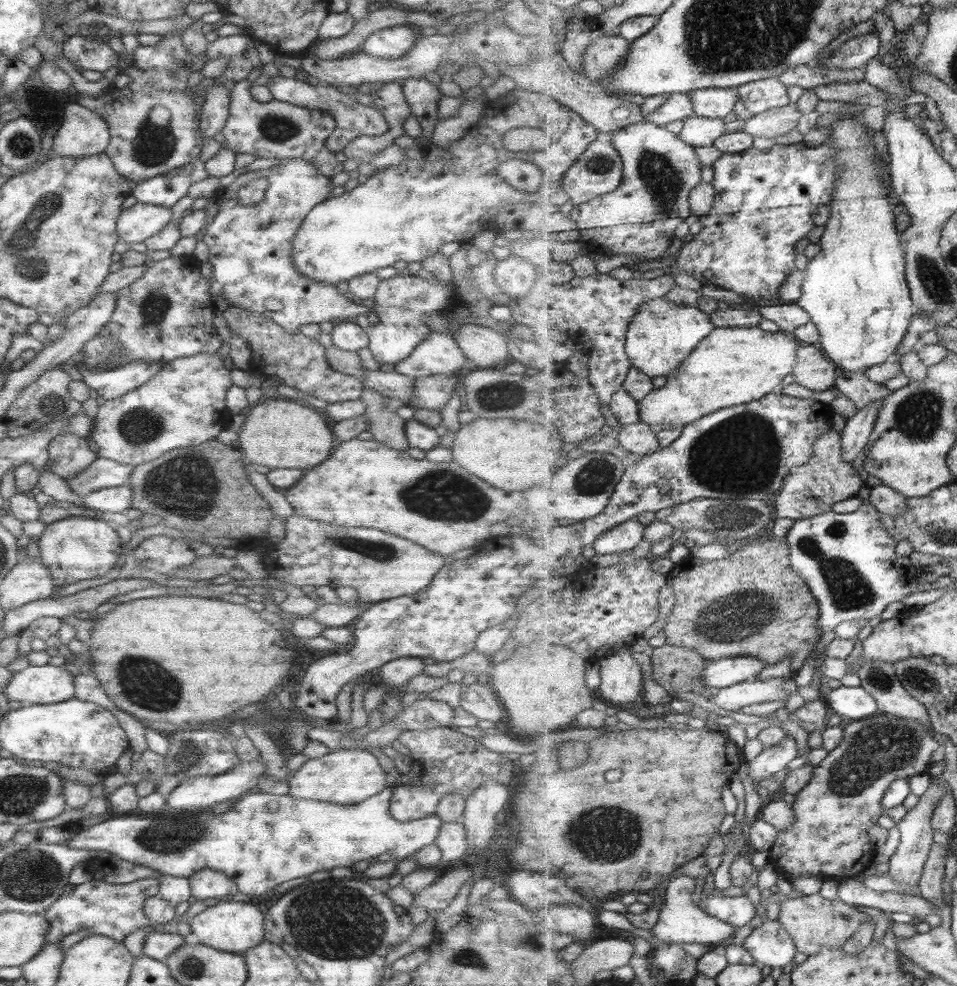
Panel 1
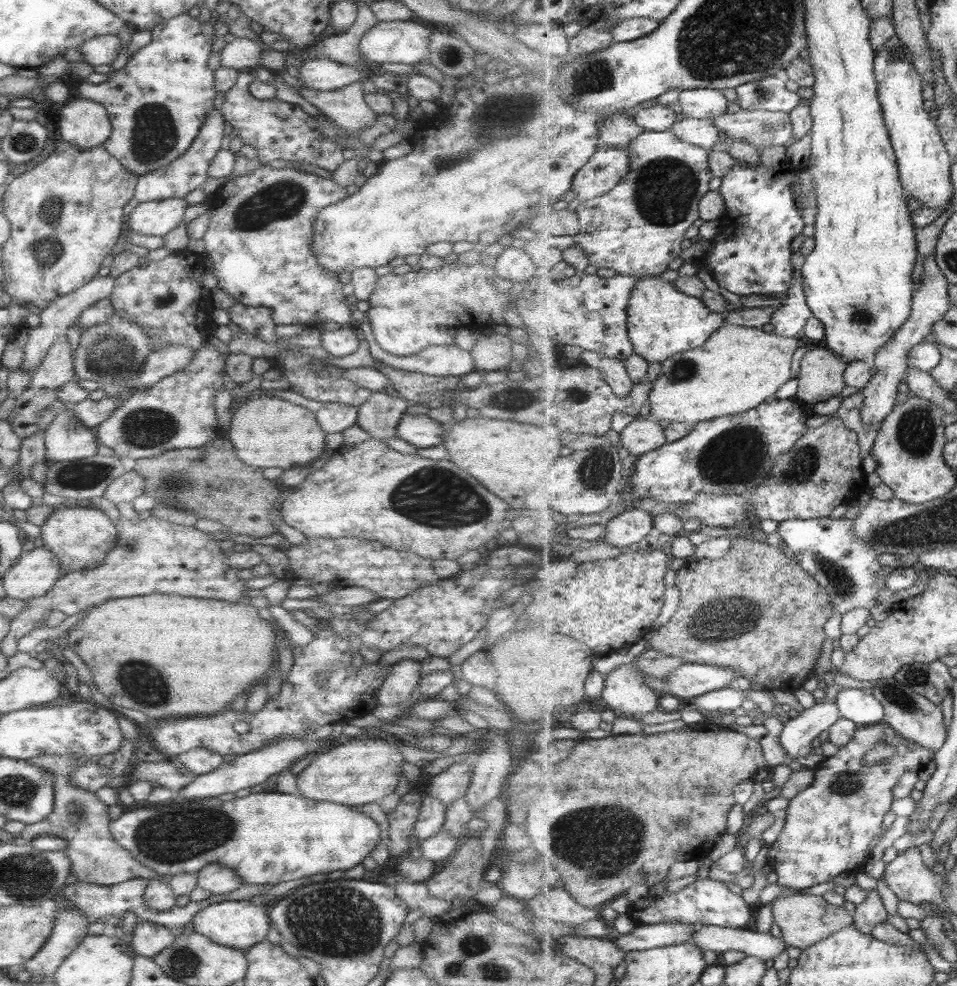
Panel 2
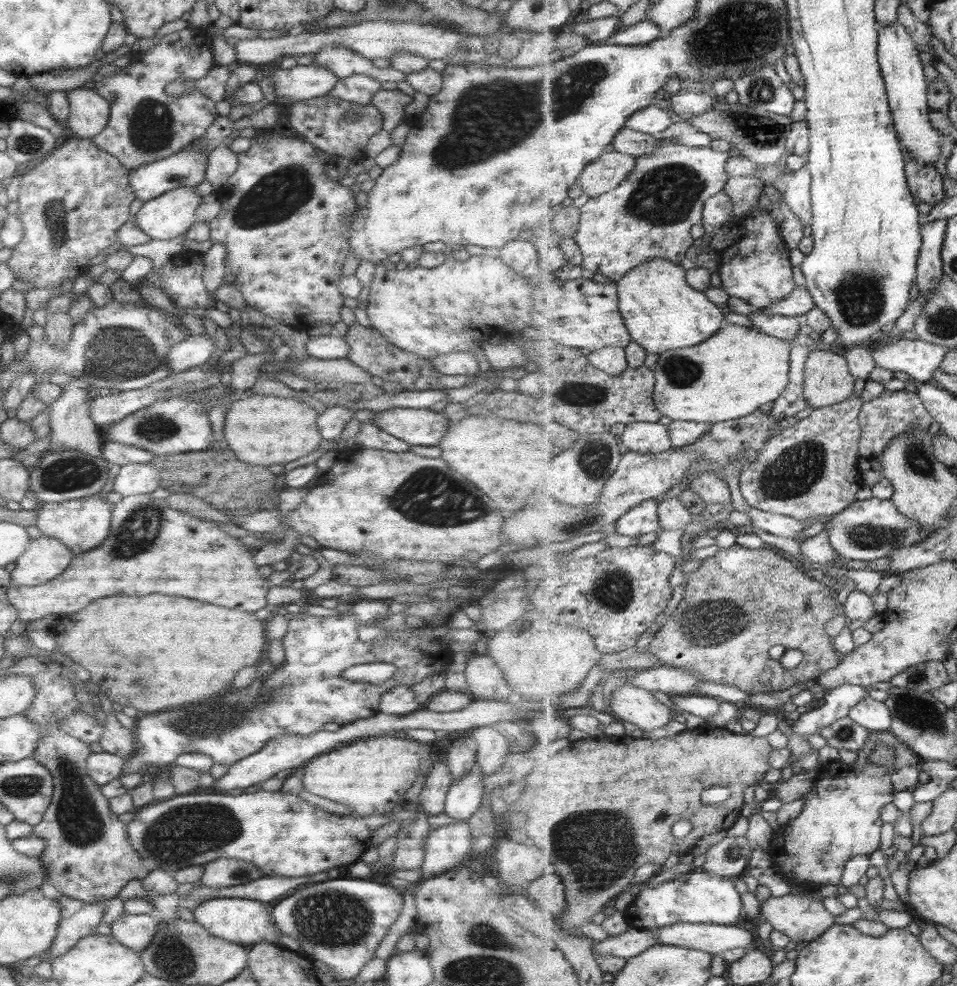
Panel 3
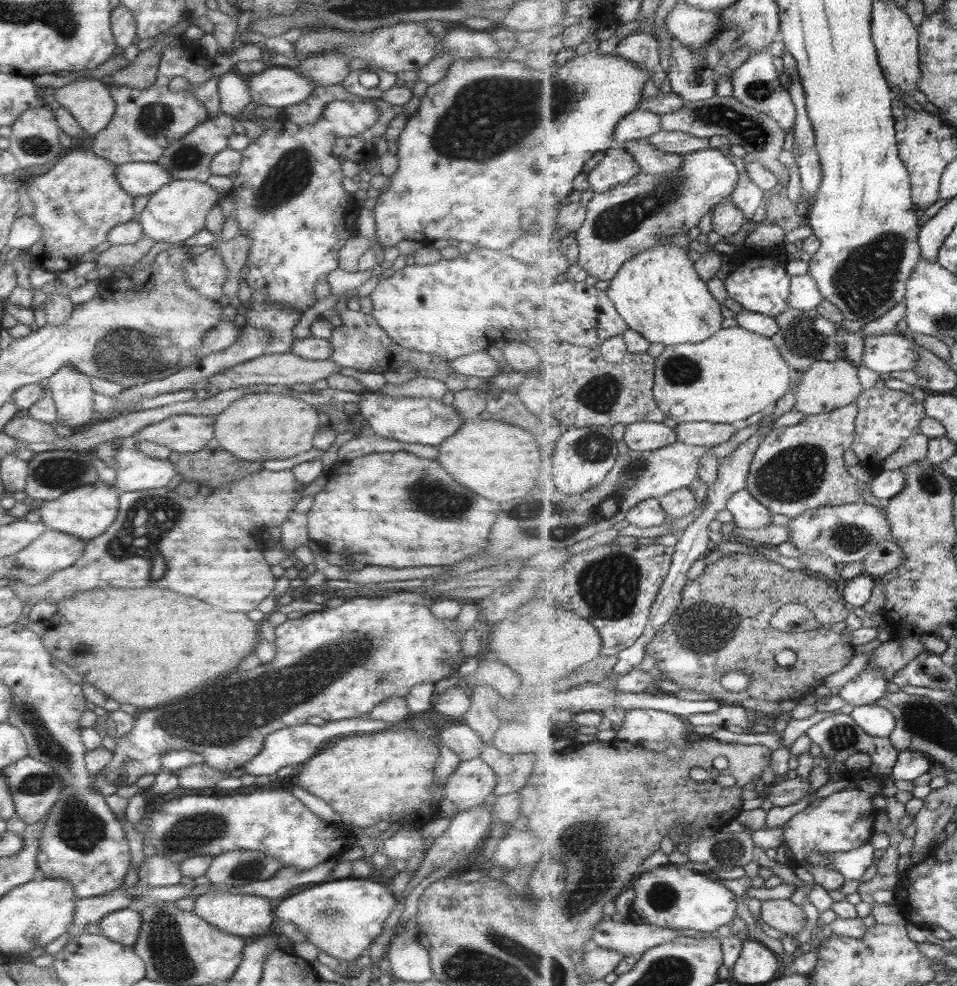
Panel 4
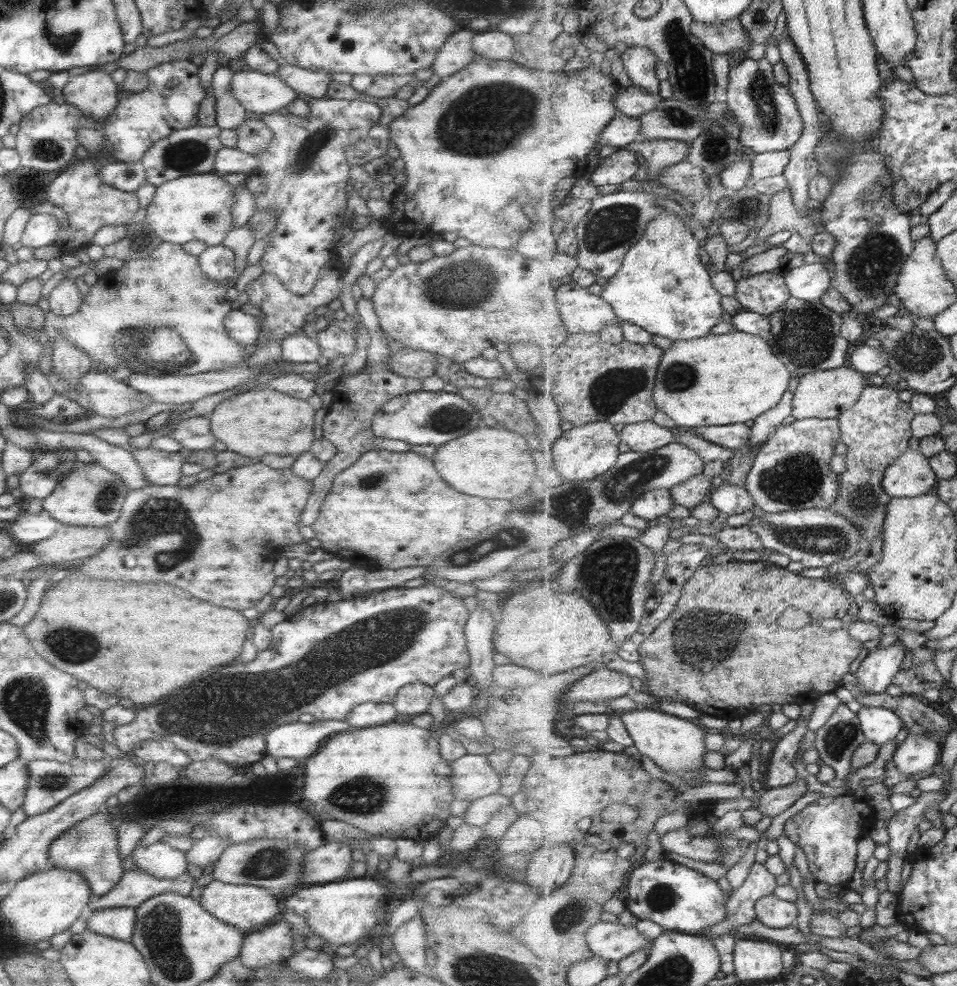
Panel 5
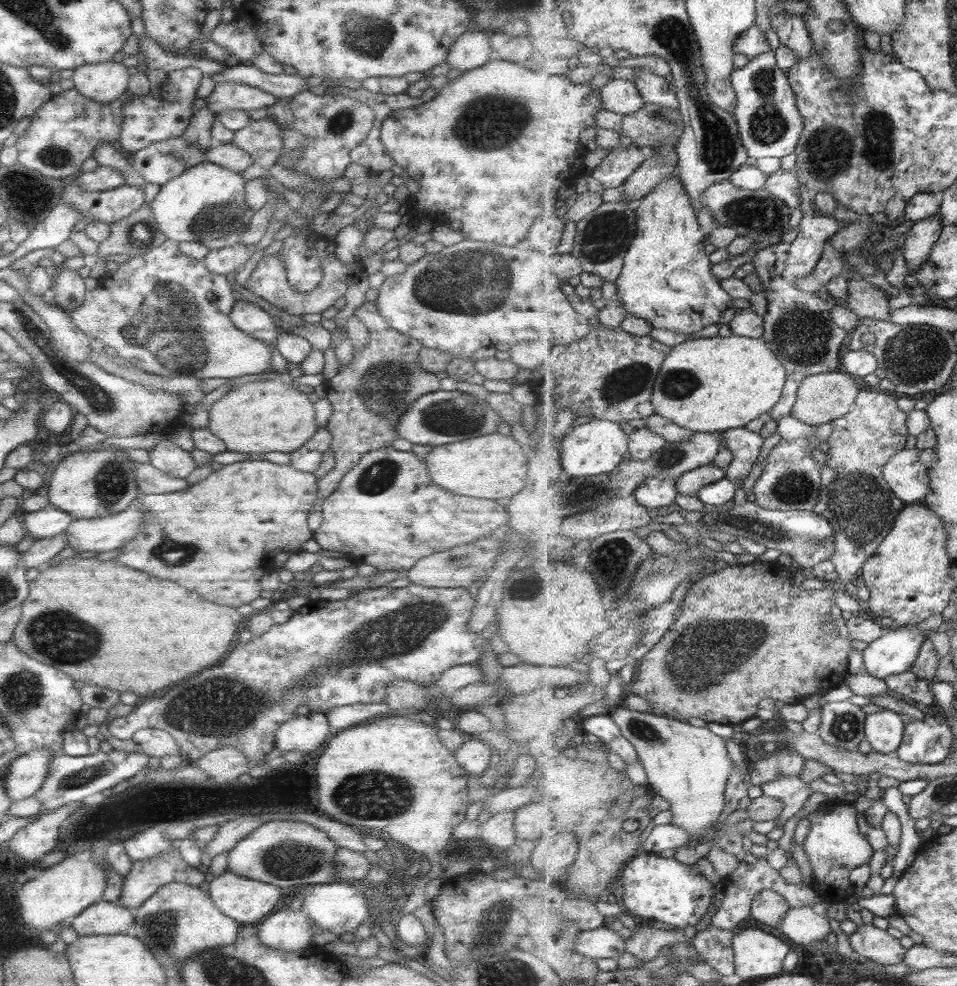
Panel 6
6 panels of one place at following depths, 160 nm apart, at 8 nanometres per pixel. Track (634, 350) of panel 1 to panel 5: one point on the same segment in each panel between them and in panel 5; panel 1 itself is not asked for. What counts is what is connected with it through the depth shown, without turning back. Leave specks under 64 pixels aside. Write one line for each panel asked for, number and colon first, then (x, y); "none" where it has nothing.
2: (663, 321)
3: (663, 313)
4: (659, 293)
5: (663, 287)

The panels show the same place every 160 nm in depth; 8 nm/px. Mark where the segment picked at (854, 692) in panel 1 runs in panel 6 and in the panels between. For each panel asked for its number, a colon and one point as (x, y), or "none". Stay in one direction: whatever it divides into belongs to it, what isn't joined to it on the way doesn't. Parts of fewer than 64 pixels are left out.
2: (862, 707)
3: (875, 716)
4: (875, 720)
5: (880, 726)
6: (884, 731)

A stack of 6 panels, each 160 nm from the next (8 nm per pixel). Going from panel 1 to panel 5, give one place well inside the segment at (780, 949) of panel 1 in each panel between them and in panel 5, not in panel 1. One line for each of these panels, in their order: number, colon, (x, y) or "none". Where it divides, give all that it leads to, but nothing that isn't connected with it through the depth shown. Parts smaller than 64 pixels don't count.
2: (765, 946)
3: (715, 938)
4: (628, 937)
5: (613, 941)

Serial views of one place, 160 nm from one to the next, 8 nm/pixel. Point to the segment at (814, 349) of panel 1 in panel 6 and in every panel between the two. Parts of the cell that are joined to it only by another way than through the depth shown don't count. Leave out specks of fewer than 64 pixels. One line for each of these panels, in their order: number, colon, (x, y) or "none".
2: (822, 373)
3: (828, 380)
4: (826, 386)
5: (823, 394)
6: (822, 398)

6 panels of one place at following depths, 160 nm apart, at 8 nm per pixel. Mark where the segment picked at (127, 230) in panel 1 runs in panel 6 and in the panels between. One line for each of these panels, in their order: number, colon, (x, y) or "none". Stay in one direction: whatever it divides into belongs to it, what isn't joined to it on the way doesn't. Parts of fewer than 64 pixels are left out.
2: (154, 218)
3: (170, 214)
4: (177, 210)
5: (196, 207)
6: (205, 204)

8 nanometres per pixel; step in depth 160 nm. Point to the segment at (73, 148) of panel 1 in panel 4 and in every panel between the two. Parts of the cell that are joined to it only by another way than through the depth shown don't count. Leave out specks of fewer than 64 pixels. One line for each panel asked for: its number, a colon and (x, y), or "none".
2: (84, 123)
3: (88, 113)
4: (88, 100)

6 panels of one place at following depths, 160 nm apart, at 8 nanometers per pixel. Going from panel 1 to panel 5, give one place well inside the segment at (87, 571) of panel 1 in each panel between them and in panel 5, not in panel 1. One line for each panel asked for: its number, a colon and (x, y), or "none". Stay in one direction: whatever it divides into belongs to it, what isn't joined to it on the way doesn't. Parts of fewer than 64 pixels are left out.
2: (78, 537)
3: (82, 524)
4: (84, 512)
5: (89, 496)

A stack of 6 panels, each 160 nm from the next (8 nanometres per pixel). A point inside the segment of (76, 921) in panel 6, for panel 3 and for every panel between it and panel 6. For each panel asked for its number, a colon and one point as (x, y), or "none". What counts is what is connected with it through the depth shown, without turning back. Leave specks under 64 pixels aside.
3: (134, 931)
4: (122, 926)
5: (117, 923)

